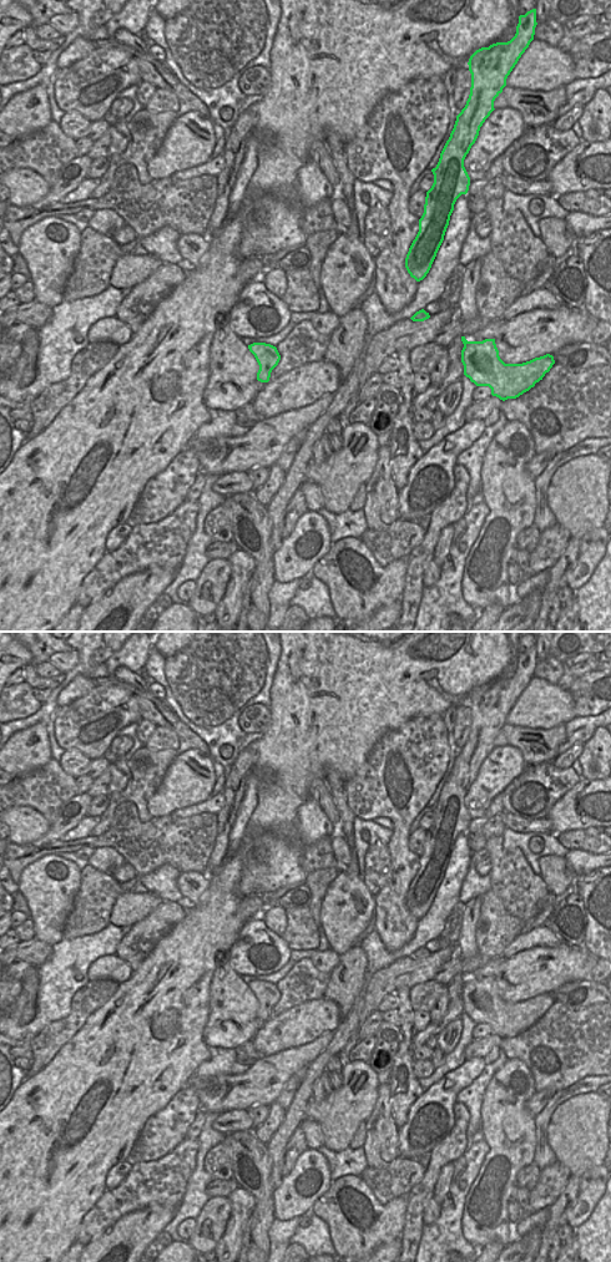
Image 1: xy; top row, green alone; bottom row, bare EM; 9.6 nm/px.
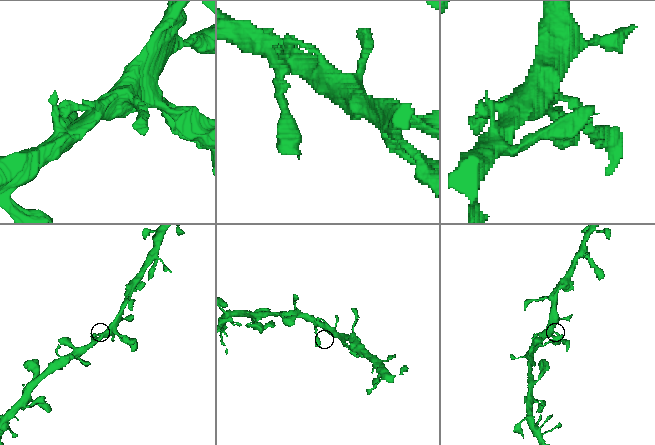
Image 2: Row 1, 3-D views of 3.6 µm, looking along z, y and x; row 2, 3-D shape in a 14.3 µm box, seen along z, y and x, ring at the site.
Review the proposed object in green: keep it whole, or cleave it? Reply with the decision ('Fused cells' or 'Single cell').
Single cell.

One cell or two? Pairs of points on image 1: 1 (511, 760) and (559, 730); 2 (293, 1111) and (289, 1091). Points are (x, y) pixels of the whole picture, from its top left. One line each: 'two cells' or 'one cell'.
1: two cells
2: two cells

